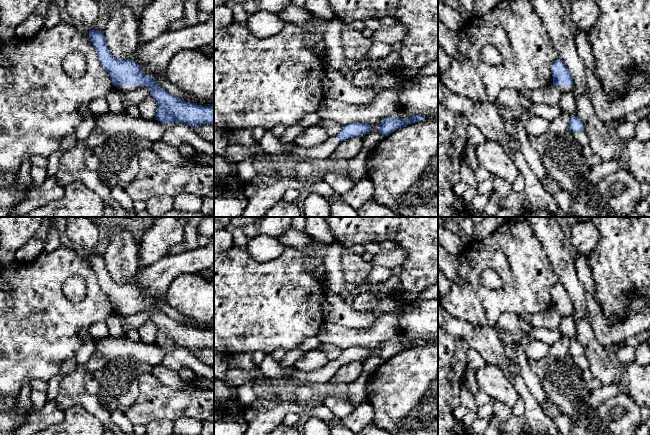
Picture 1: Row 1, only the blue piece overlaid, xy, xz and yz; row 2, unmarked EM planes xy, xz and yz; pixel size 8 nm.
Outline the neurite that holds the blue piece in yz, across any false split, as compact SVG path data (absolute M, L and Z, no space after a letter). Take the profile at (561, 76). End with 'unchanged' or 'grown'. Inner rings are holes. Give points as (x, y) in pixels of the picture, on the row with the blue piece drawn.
M560 58L552 64L551 71L553 76L552 87L555 90L559 90L562 94L572 92L574 88L573 78Z; grown

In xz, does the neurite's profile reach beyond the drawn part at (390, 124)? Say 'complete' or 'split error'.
split error

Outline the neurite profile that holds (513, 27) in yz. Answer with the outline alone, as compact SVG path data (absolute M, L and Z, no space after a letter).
M503 0L483 16L471 15L458 32L457 49L459 58L451 58L449 69L441 74L443 84L453 93L467 96L478 102L493 104L504 88L537 90L552 86L551 67L559 58L559 53L530 0ZM486 45L492 45L500 52L502 62L499 65L491 66L482 60L481 51Z

